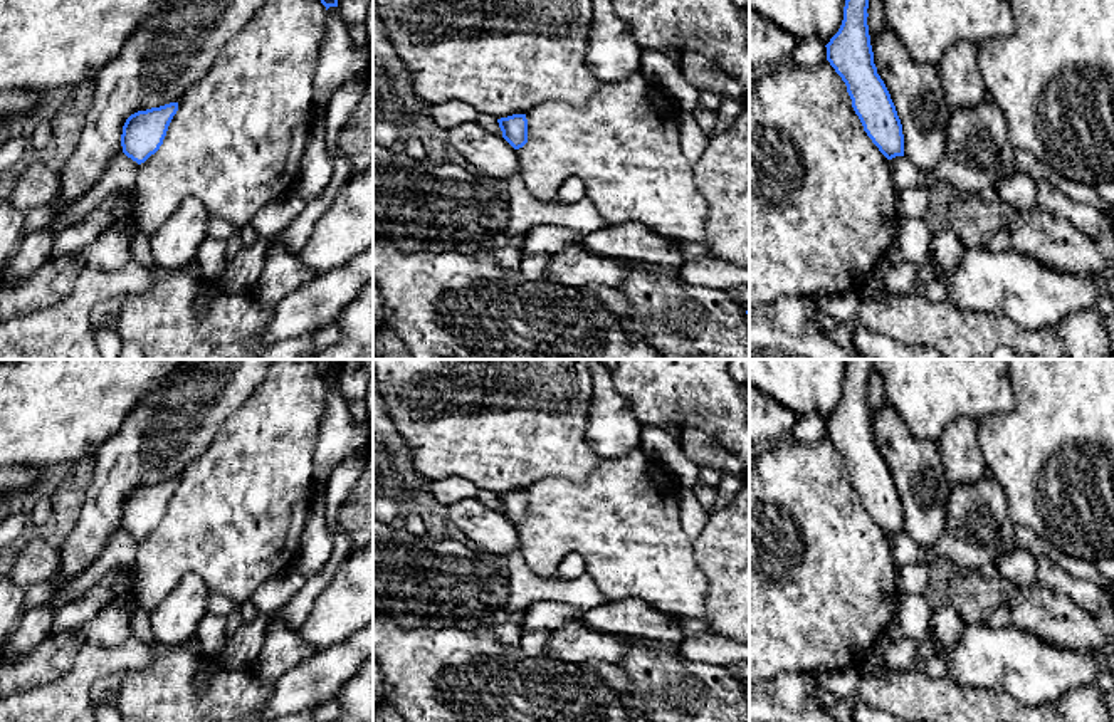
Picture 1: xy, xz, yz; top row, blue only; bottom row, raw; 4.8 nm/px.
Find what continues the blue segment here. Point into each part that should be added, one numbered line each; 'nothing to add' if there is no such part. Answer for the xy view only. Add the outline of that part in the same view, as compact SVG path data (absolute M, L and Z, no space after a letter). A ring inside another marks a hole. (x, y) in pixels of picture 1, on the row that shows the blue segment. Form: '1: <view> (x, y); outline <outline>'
nothing to add

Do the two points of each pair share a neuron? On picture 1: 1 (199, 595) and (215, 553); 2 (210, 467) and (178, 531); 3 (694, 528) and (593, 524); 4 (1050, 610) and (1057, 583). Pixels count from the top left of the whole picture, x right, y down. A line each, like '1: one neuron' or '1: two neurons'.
1: two neurons
2: one neuron
3: two neurons
4: two neurons

